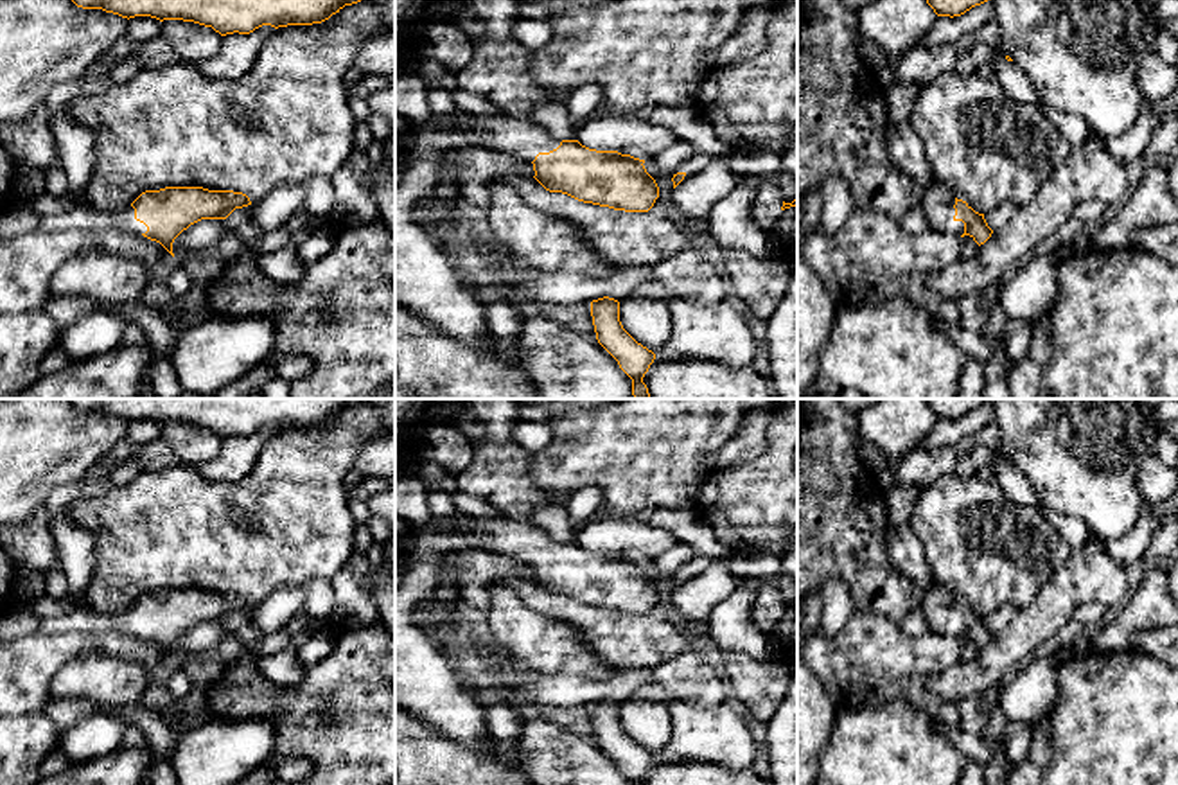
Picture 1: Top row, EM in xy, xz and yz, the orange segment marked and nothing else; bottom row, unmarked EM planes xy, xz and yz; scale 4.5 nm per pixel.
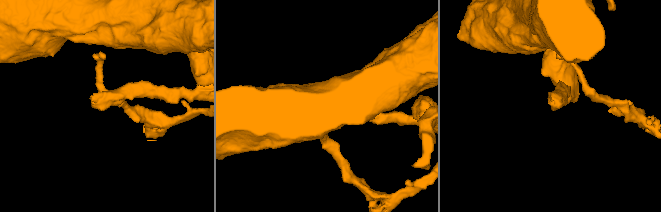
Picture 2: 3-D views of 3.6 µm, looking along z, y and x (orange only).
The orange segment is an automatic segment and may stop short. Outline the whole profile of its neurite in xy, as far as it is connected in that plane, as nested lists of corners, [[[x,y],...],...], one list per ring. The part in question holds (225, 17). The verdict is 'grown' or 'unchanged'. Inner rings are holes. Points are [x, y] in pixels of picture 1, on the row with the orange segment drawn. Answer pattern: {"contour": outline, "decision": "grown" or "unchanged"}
{"contour": [[[72,0],[83,9],[102,9],[122,18],[151,16],[194,22],[221,36],[250,34],[262,25],[312,25],[361,0]]], "decision": "unchanged"}

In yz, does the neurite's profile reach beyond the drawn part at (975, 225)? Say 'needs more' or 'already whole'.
needs more

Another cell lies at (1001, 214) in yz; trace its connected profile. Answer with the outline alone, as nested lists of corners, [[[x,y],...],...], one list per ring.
[[[1004,201],[998,207],[995,207],[993,210],[984,214],[984,219],[988,223],[988,226],[991,230],[995,230],[998,225],[1004,225],[1011,219],[1011,216],[1015,214],[1015,205],[1011,201]]]

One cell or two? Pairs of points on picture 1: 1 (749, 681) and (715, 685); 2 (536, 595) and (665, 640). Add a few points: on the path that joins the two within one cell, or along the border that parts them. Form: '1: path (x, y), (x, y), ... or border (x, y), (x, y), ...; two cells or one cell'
1: border (724, 676), (731, 694); two cells
2: path (568, 609), (620, 640), (632, 640); one cell

